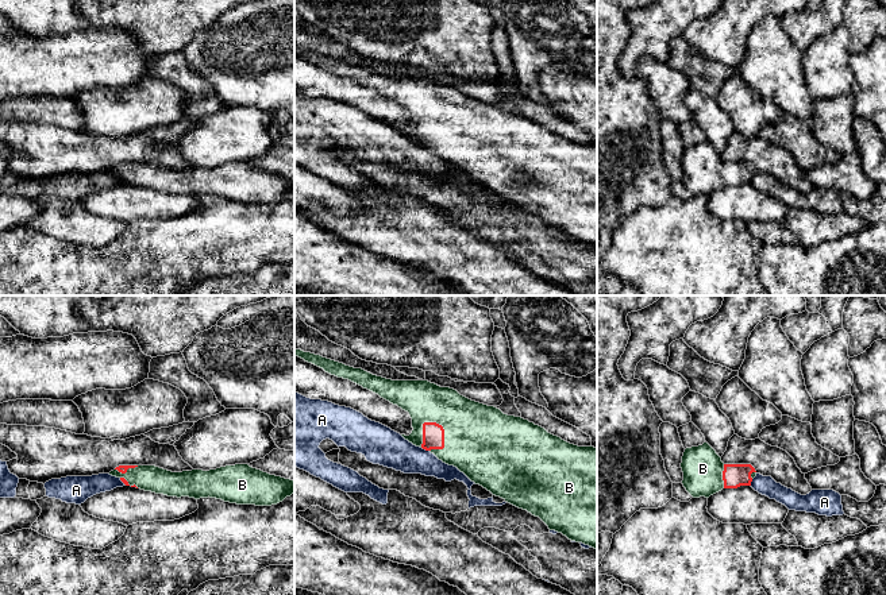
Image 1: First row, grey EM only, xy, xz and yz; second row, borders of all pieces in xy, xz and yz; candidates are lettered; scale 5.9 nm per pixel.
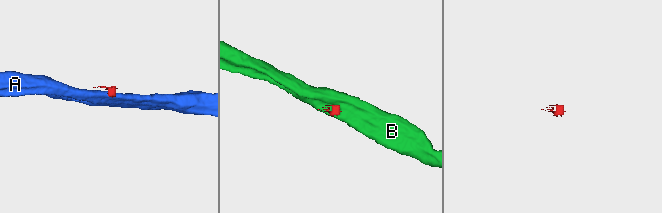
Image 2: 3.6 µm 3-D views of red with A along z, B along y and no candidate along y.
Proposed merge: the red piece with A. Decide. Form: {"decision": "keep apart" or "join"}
{"decision": "keep apart"}

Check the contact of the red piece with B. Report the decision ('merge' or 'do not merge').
merge

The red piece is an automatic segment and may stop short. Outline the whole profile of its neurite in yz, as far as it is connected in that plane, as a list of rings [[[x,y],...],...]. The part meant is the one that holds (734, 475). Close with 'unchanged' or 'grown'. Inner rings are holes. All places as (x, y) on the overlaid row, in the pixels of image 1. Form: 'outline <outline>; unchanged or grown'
outline [[[708,443],[686,448],[681,468],[682,484],[693,498],[709,498],[723,488],[751,486],[756,476],[751,464],[724,464]]]; grown

